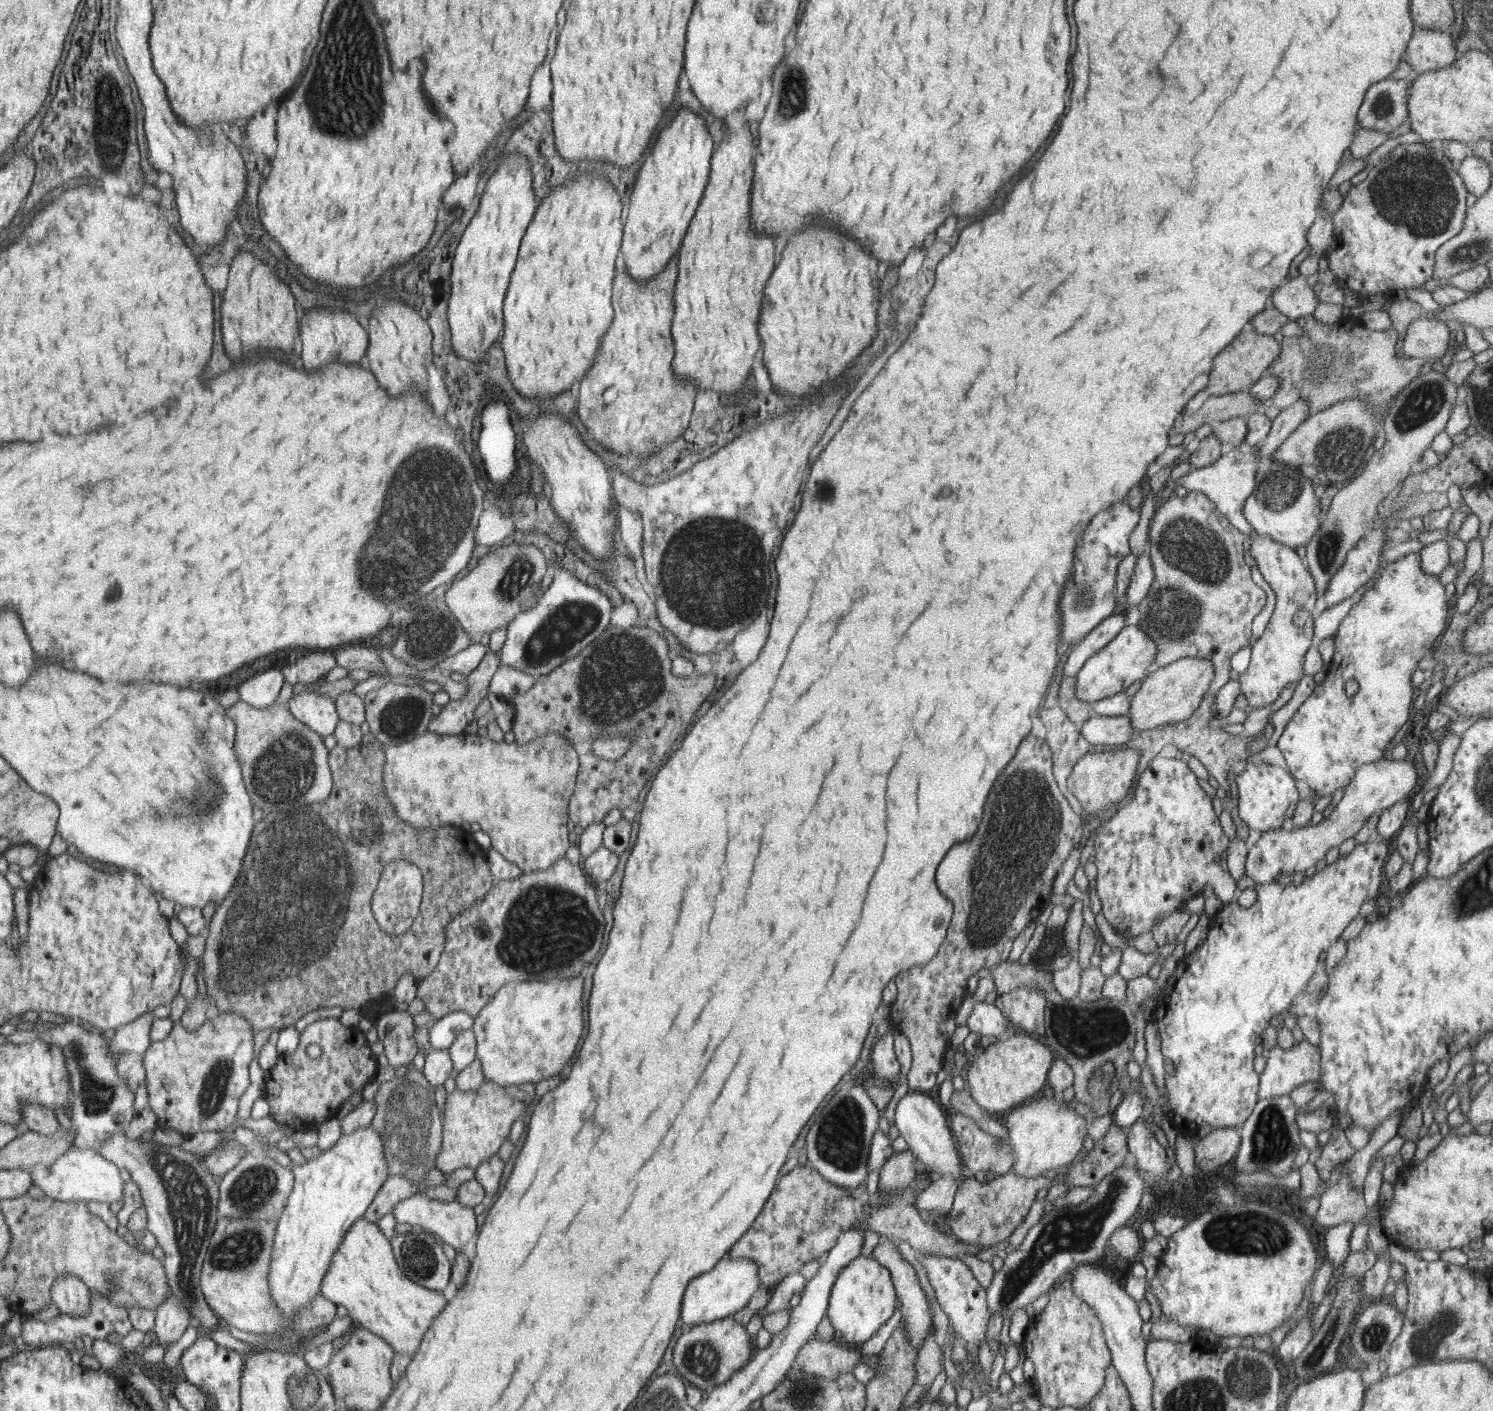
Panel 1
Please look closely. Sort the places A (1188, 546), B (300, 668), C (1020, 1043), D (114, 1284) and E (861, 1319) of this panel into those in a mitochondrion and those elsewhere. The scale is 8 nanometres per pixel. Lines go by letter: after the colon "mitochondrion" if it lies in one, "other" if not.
A: mitochondrion
B: other
C: other
D: mitochondrion
E: other

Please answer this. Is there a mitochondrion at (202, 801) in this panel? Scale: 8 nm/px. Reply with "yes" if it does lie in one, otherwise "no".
yes

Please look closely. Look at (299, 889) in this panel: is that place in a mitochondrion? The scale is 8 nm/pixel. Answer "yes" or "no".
yes

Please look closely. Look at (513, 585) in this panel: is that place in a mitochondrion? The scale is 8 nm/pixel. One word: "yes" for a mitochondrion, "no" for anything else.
yes

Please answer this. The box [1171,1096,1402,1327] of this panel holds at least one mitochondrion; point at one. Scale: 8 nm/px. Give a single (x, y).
(1240, 1232)

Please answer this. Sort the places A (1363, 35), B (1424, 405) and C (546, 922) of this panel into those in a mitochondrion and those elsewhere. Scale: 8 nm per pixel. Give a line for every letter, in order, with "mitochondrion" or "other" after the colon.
A: other
B: mitochondrion
C: mitochondrion

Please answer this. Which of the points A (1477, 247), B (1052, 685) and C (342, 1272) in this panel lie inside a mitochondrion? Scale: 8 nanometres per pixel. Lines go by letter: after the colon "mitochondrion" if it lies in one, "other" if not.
A: mitochondrion
B: other
C: other

